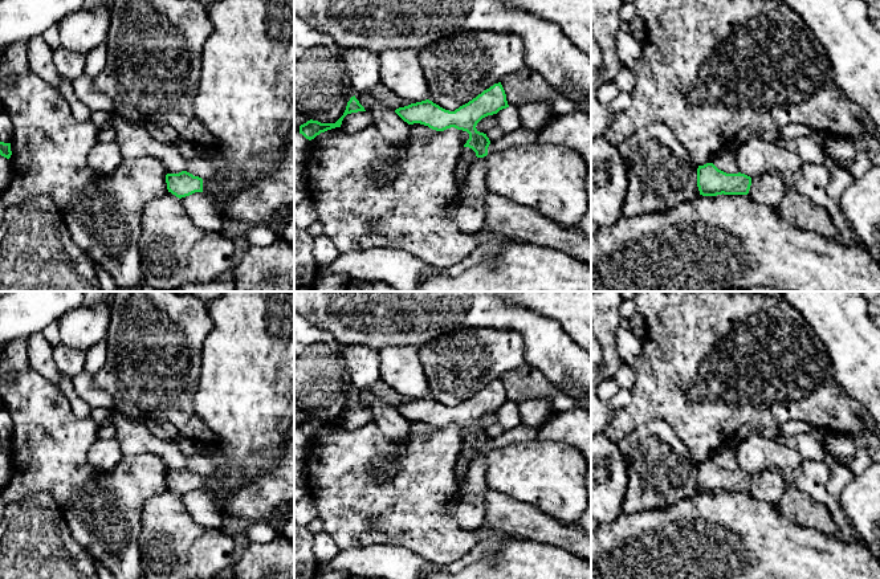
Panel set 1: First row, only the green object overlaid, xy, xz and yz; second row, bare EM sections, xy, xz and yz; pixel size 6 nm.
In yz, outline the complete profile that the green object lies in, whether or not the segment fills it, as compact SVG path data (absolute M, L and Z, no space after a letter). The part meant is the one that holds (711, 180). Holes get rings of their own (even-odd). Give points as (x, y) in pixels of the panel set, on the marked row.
M713 163L698 166L697 187L702 196L747 195L751 178L745 174L726 174Z

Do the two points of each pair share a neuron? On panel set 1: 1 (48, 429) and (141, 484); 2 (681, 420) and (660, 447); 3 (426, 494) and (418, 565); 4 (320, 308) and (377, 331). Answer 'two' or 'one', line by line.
1: one
2: two
3: two
4: one

